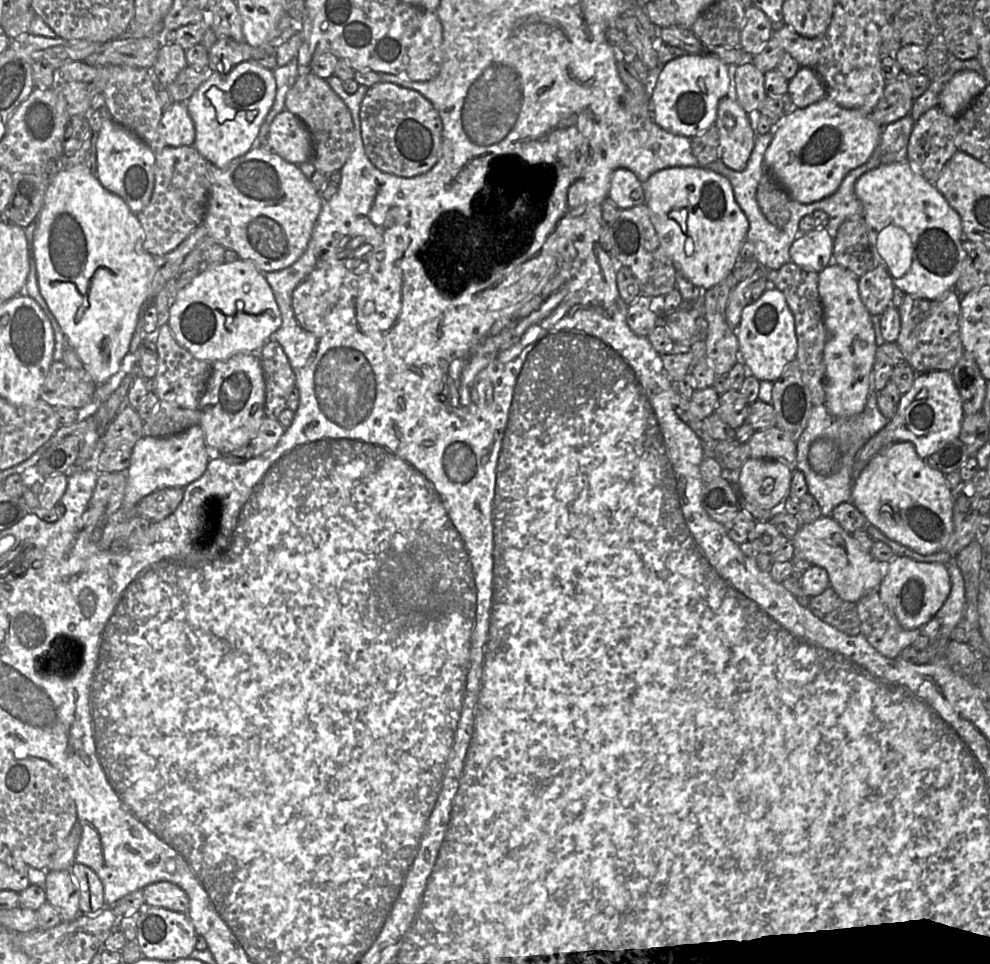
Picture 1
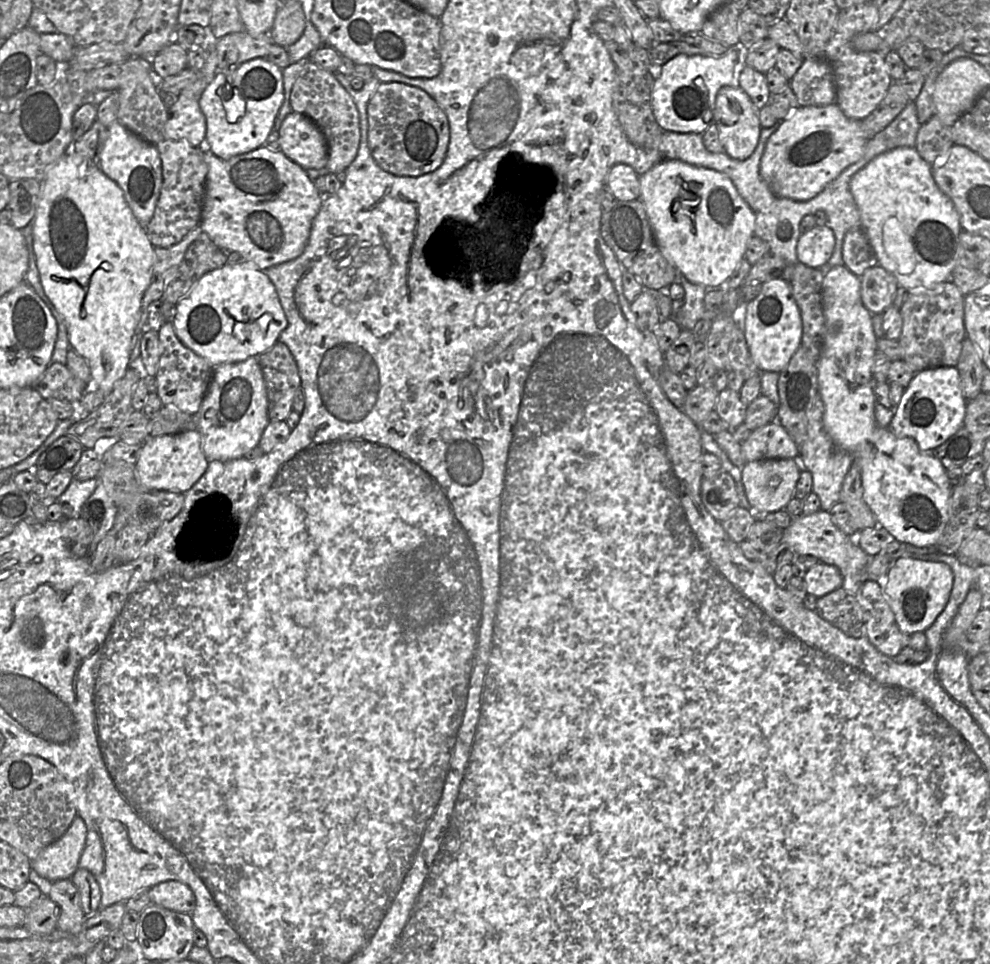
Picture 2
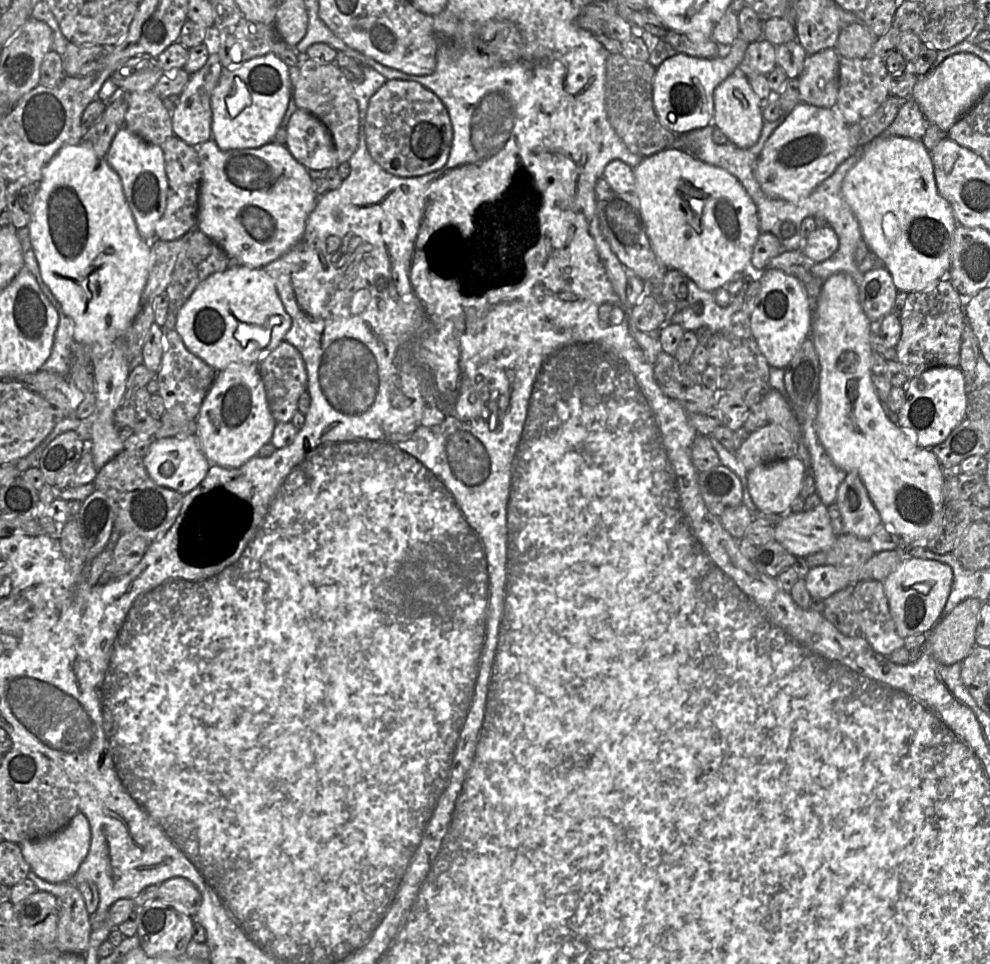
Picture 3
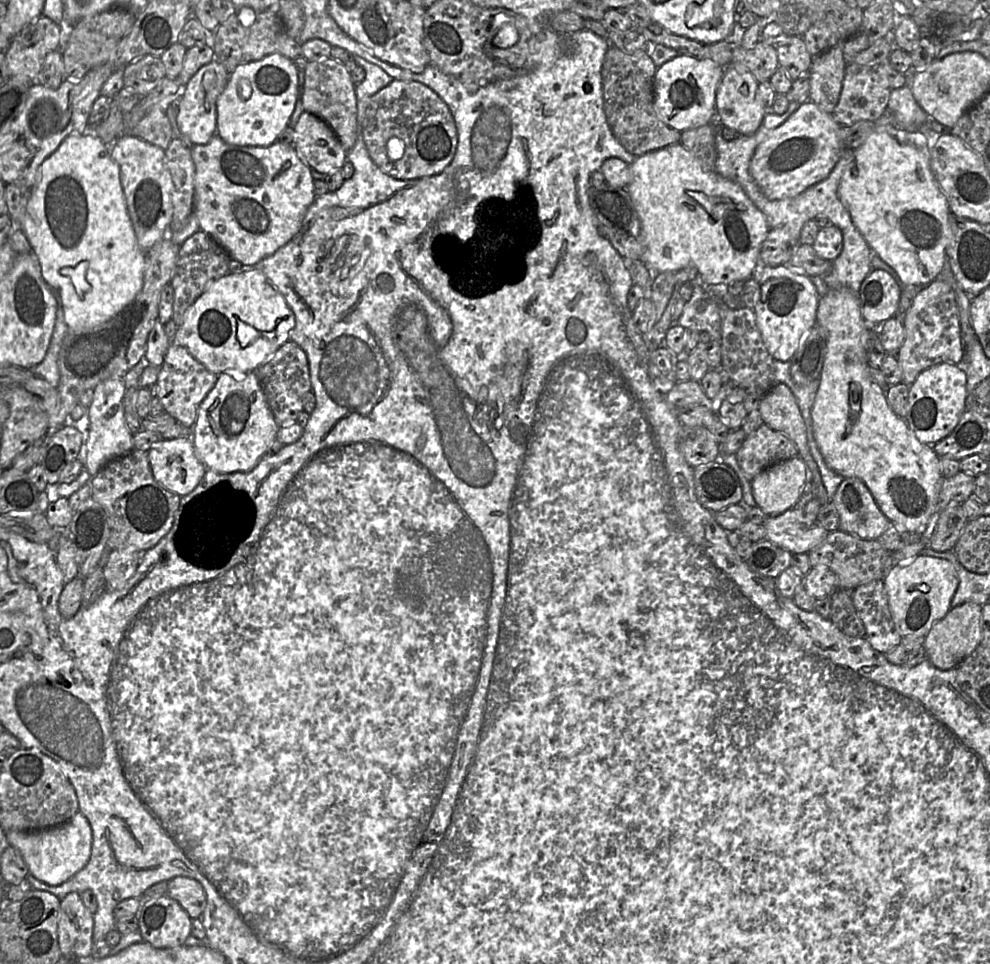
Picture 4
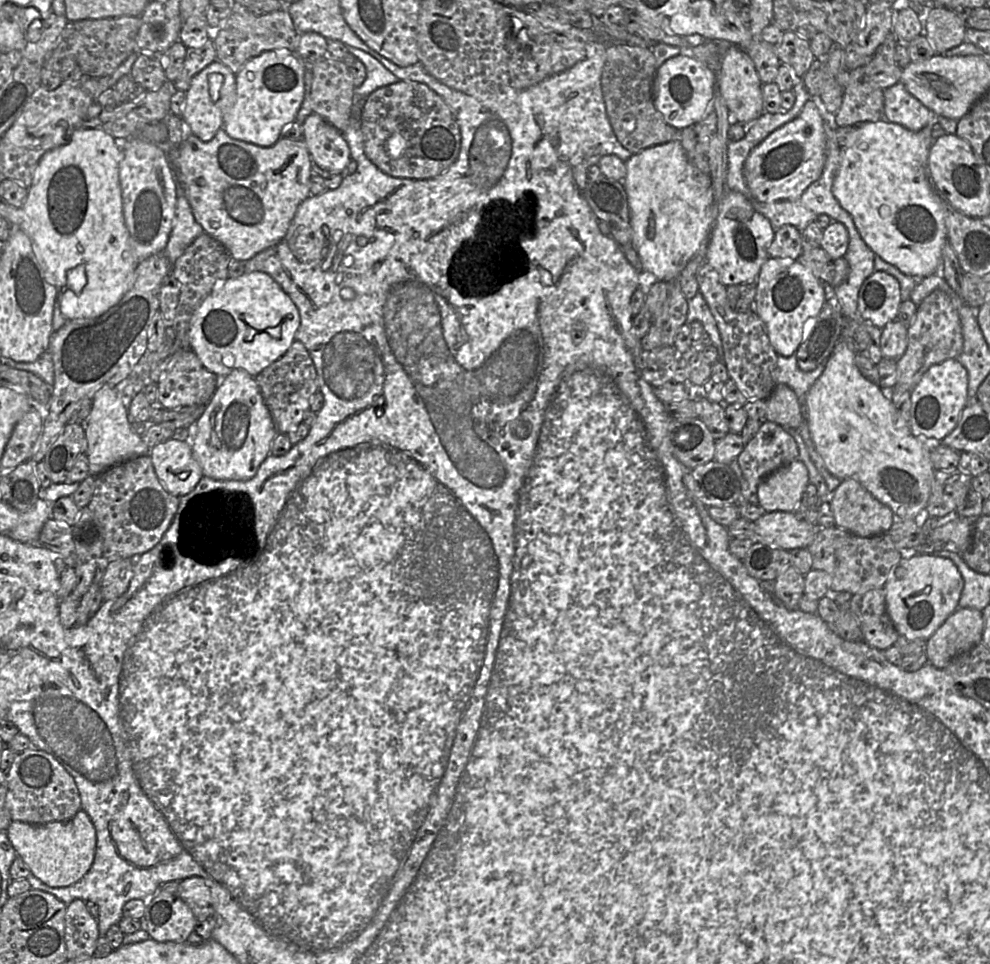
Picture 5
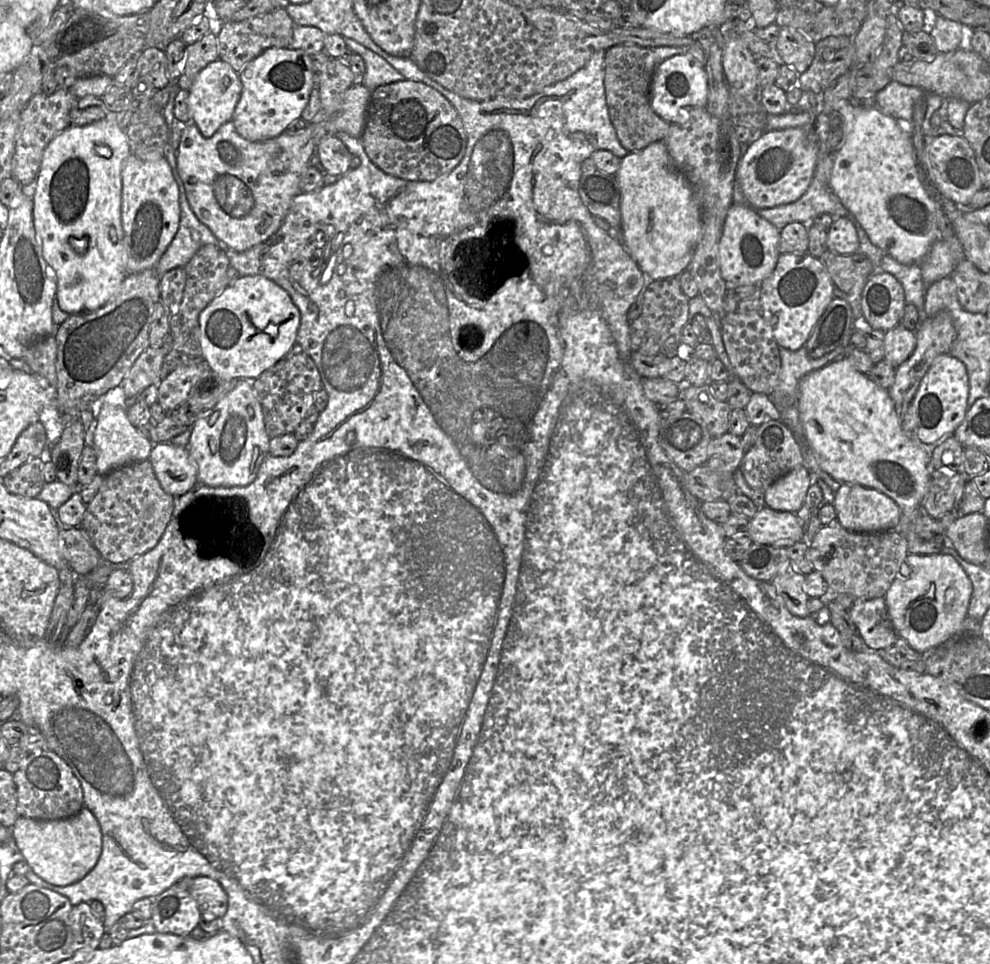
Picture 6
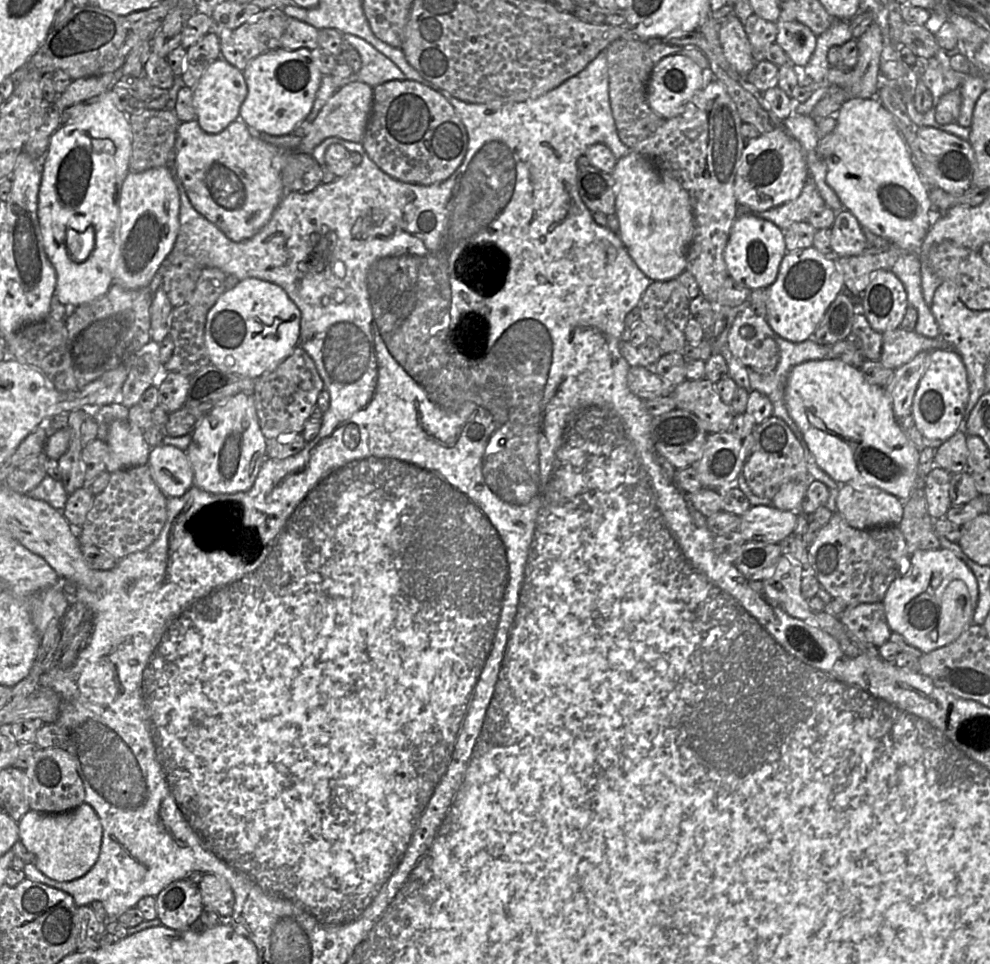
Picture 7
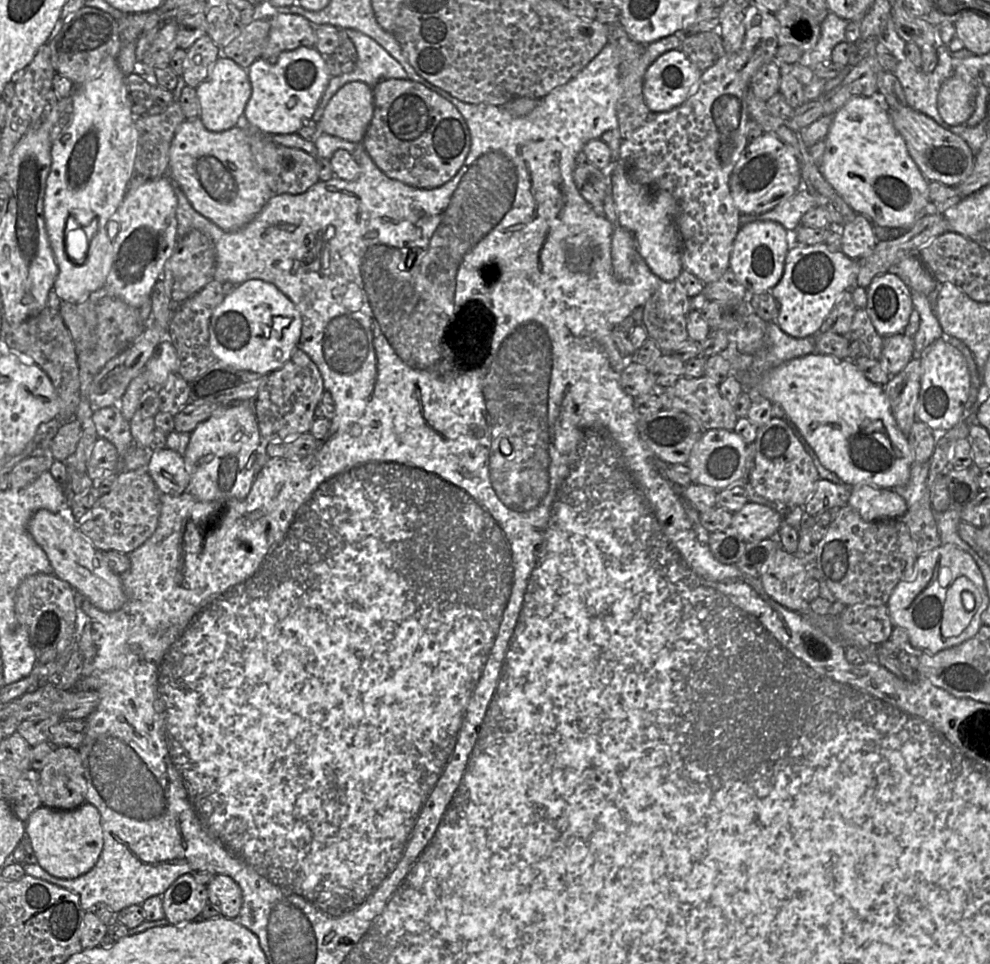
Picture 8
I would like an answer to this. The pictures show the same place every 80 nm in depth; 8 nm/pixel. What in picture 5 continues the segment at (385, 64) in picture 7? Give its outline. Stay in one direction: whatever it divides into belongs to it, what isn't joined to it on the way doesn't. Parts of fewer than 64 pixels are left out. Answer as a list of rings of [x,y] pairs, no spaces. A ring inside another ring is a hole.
[[[351,46],[346,47],[348,52],[356,59],[360,60],[366,68],[366,79],[360,87],[356,88],[356,97],[362,99],[362,104],[363,101],[376,89],[400,81],[371,55]]]

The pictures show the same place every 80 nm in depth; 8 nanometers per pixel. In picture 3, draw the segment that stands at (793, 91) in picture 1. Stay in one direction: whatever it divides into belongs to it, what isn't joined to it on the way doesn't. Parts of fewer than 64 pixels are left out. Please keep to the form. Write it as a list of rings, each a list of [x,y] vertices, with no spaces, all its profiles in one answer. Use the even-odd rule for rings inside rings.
[[[829,48],[807,56],[798,77],[802,103],[836,108],[839,90],[839,54]]]

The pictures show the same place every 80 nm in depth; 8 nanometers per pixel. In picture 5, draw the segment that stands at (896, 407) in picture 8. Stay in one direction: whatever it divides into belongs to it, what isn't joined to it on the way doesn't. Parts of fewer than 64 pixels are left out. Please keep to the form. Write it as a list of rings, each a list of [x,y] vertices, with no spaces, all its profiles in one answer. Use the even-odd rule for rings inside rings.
[[[941,290],[932,291],[917,306],[915,318],[908,326],[907,332],[907,348],[897,360],[897,384],[894,387],[912,390],[930,366],[949,358],[956,358],[963,348],[958,311],[950,297]]]

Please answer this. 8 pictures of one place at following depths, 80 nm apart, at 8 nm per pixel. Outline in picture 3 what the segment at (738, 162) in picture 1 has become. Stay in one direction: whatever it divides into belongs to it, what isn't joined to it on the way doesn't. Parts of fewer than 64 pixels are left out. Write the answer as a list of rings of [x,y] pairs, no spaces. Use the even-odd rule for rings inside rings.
[[[731,75],[726,78],[714,91],[714,118],[712,125],[719,128],[729,139],[730,143],[739,148],[747,149],[758,141],[764,119],[759,99],[752,90],[745,75]]]

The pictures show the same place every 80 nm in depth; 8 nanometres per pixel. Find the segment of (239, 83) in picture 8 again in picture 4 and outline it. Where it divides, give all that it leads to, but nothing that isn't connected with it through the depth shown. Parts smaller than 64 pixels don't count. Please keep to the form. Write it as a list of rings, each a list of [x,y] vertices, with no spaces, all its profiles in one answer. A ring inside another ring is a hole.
[[[215,58],[202,66],[182,88],[182,101],[179,106],[176,122],[181,135],[191,145],[205,145],[217,131],[216,101],[229,80],[226,68]]]

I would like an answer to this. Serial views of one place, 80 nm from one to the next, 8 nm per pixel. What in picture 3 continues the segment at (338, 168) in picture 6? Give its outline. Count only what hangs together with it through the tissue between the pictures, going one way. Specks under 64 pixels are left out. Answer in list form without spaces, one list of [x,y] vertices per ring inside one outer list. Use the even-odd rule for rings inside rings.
[[[296,109],[286,128],[286,148],[307,170],[325,172],[339,165],[328,129],[312,114]]]

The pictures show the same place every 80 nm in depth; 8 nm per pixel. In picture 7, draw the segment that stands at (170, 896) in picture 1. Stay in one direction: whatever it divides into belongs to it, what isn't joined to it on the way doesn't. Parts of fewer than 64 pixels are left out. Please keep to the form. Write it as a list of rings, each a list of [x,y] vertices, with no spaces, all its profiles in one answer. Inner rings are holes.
[[[204,874],[198,888],[204,908],[215,910],[222,919],[231,917],[235,897],[224,878],[215,874]]]

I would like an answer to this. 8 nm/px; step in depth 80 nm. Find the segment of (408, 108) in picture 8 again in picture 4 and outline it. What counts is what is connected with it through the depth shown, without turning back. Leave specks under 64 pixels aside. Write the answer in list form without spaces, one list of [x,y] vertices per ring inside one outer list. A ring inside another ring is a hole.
[[[395,79],[370,98],[362,134],[373,163],[400,180],[441,173],[453,160],[458,143],[456,124],[446,103],[422,83]]]

